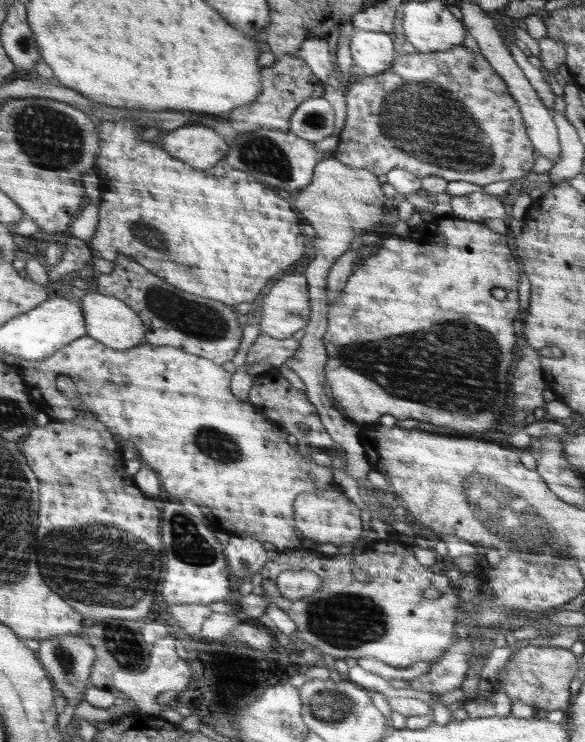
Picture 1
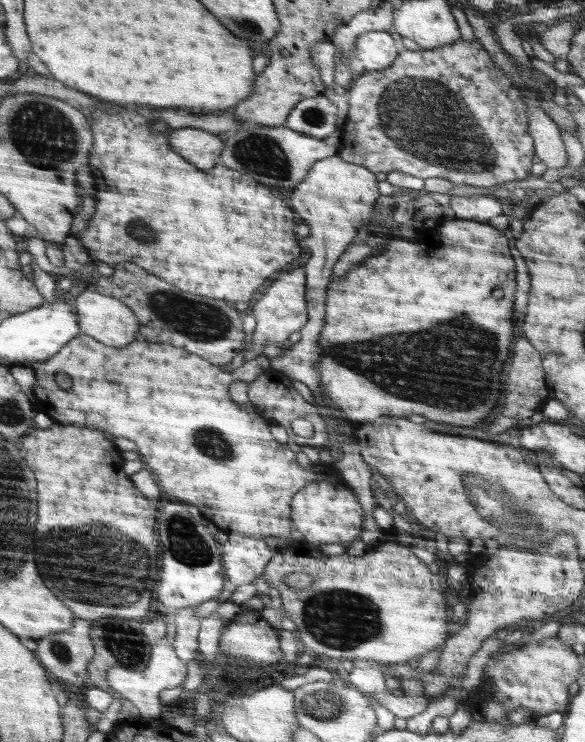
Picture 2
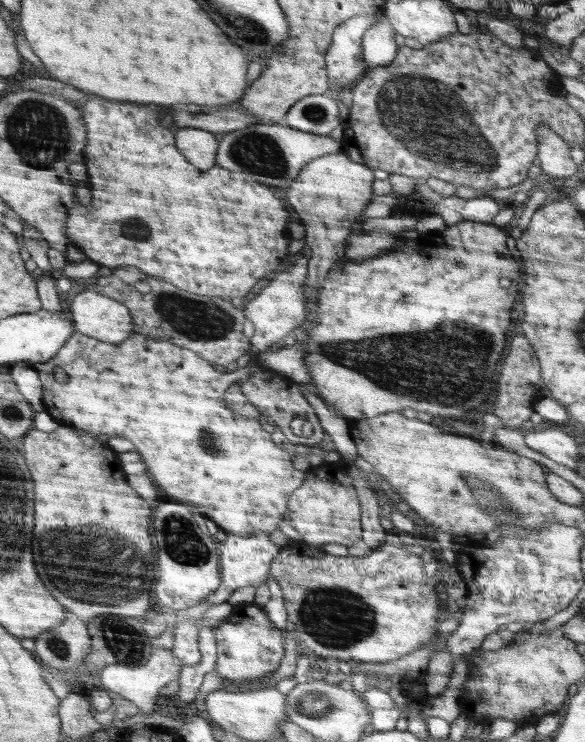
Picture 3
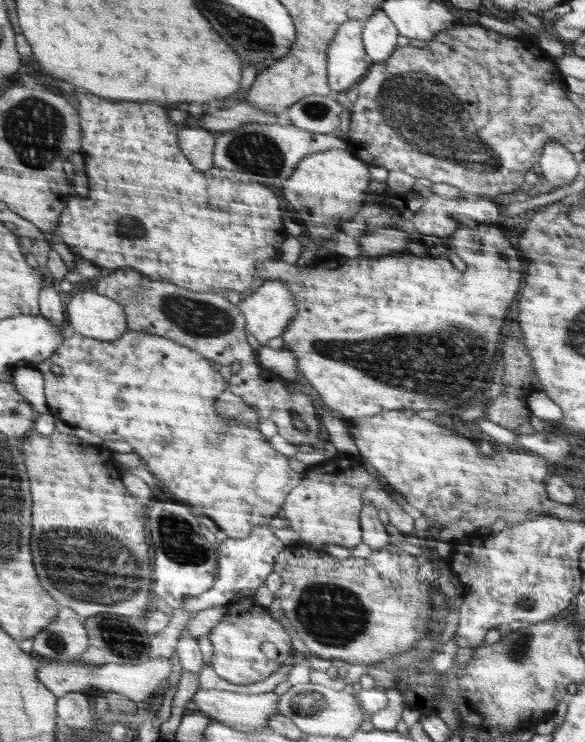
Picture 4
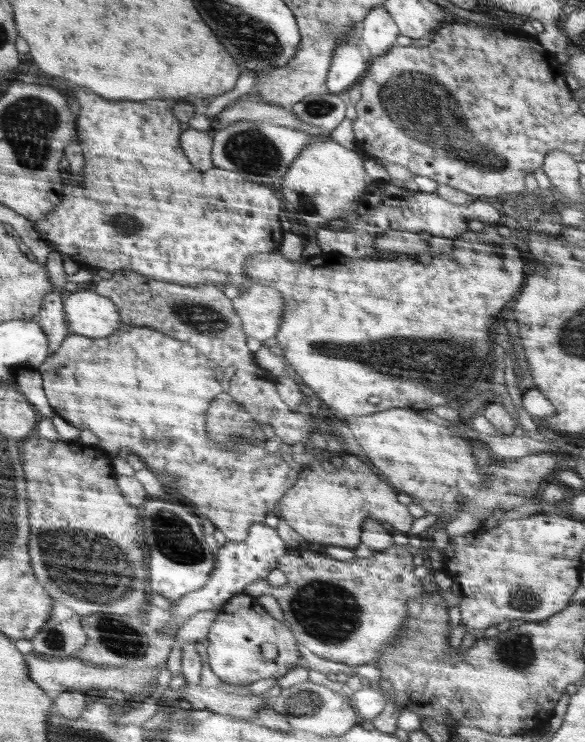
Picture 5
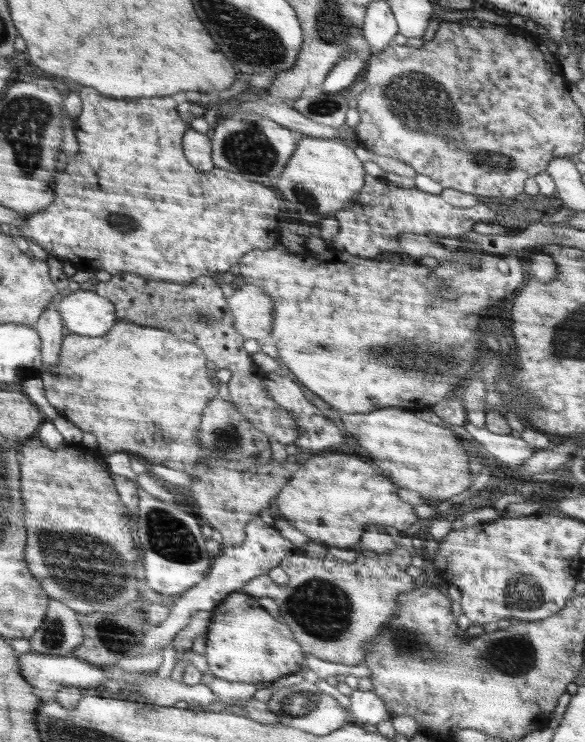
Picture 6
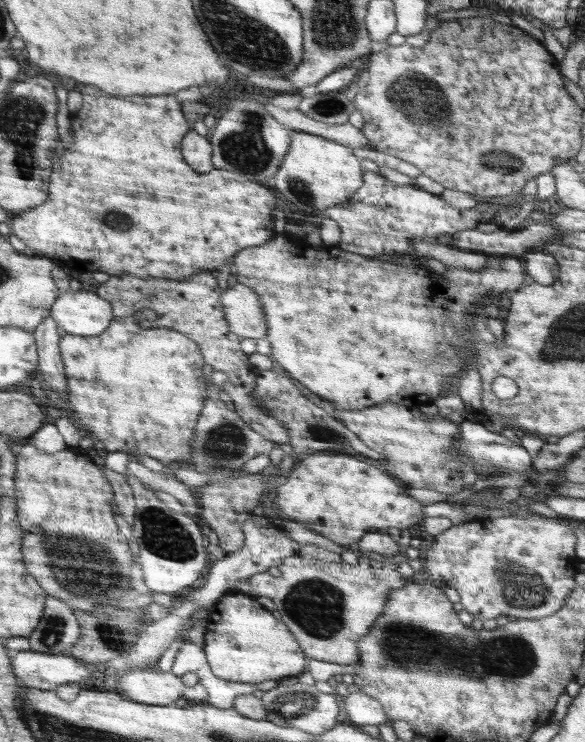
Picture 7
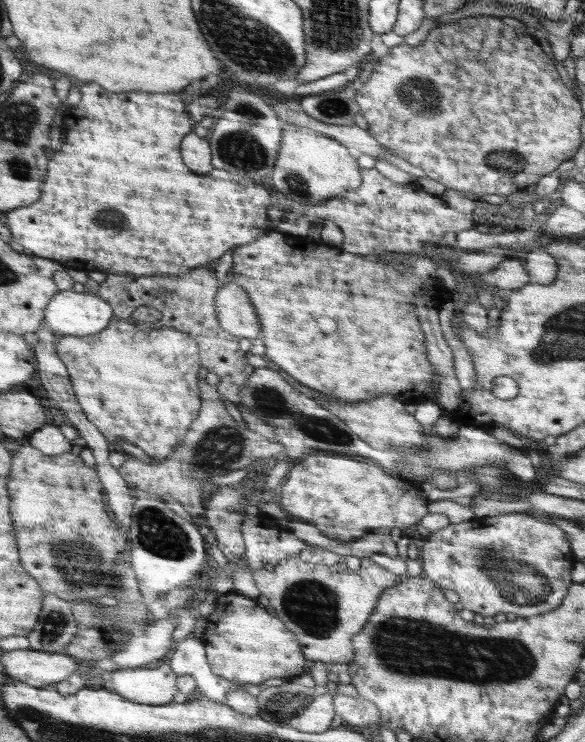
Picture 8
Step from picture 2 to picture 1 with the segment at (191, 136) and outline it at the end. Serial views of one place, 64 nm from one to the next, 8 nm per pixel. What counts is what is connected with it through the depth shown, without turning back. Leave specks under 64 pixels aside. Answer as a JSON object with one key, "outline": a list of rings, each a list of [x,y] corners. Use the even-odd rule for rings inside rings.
{"outline":[[[200,125],[170,132],[164,138],[162,146],[198,170],[212,168],[228,154],[228,144],[224,138],[220,138],[214,128]]]}

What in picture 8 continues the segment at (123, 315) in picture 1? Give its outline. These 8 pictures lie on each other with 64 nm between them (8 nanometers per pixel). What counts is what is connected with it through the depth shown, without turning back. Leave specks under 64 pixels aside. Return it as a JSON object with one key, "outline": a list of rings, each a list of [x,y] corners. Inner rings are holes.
{"outline":[[[74,289],[57,291],[54,300],[50,301],[44,309],[43,325],[48,331],[54,332],[59,337],[88,336],[103,332],[109,325],[115,312],[111,304],[100,298],[98,294],[84,292],[78,293]]]}

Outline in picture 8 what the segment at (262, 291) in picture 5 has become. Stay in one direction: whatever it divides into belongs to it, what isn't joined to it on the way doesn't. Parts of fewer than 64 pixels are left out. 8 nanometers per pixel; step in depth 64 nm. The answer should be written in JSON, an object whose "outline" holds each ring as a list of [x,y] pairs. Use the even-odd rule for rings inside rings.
{"outline":[[[238,284],[221,286],[217,294],[216,307],[220,327],[231,335],[255,339],[263,332],[255,304],[248,298],[248,292]]]}

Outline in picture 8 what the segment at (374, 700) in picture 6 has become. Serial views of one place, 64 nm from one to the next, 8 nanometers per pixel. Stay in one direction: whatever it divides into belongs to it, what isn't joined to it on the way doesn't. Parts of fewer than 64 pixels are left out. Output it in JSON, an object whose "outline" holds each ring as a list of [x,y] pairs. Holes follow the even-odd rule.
{"outline":[[[344,695],[334,696],[332,706],[336,717],[340,716],[342,722],[348,726],[369,726],[370,723],[379,725],[380,712],[377,706],[360,696],[356,698]]]}

